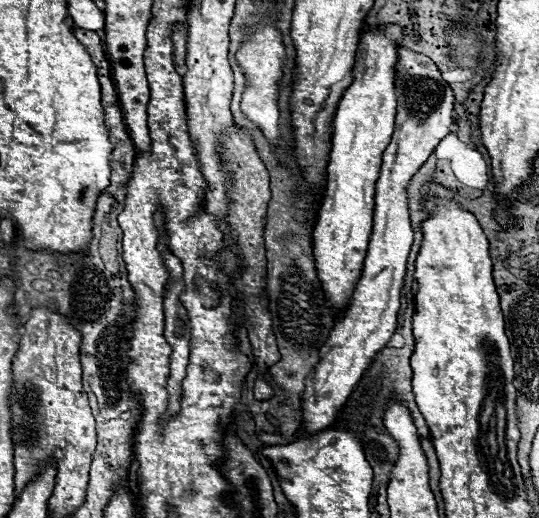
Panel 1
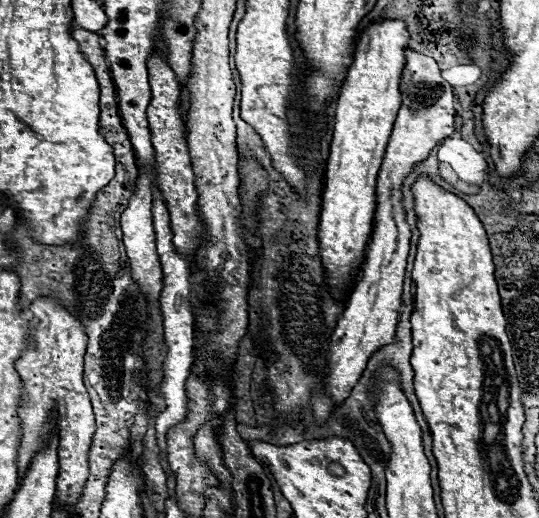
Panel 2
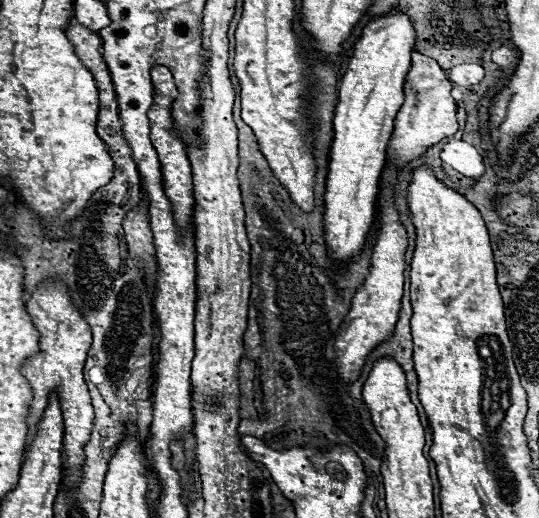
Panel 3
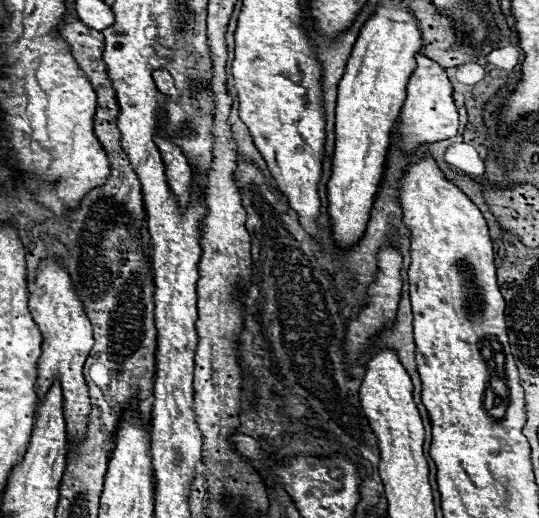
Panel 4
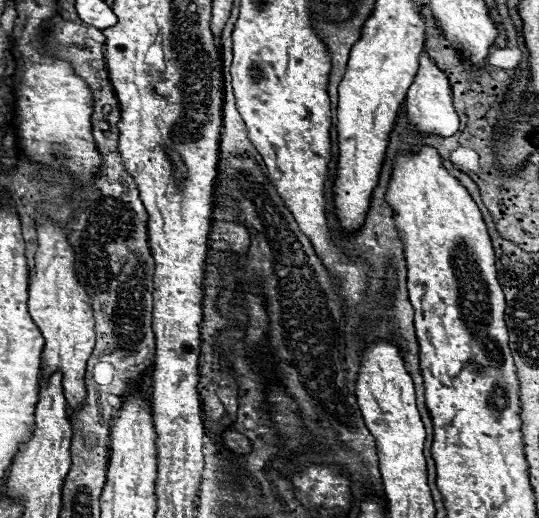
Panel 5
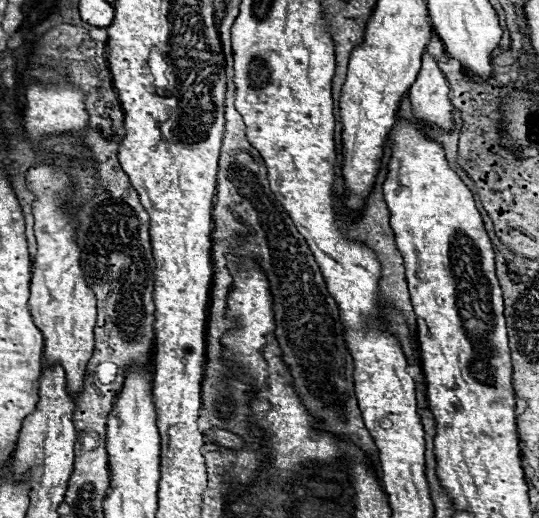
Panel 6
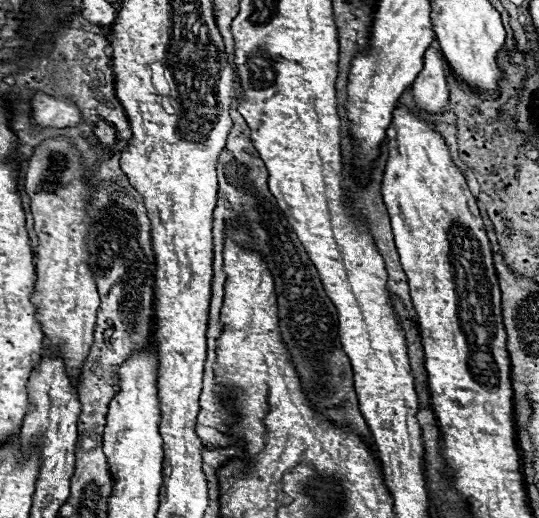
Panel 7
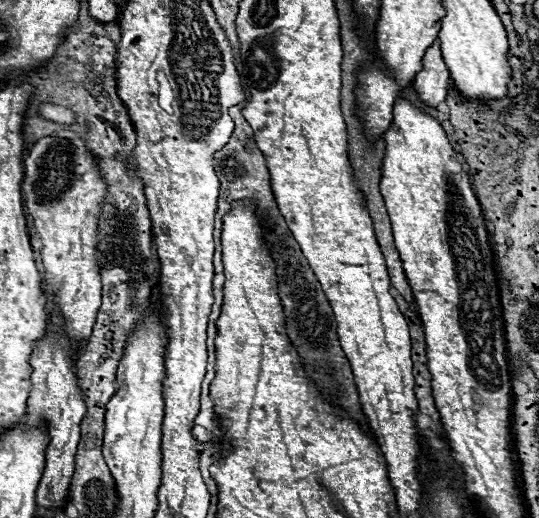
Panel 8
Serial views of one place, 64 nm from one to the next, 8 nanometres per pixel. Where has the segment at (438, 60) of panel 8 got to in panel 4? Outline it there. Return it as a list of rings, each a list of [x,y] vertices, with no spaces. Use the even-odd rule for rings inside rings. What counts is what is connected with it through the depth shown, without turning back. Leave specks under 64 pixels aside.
[[[416,54],[416,70],[408,82],[408,96],[400,112],[398,122],[398,148],[408,154],[414,154],[420,144],[430,144],[438,140],[446,140],[458,134],[458,112],[452,98],[452,84],[446,76],[446,70],[438,66],[434,60],[426,58],[424,54]]]

